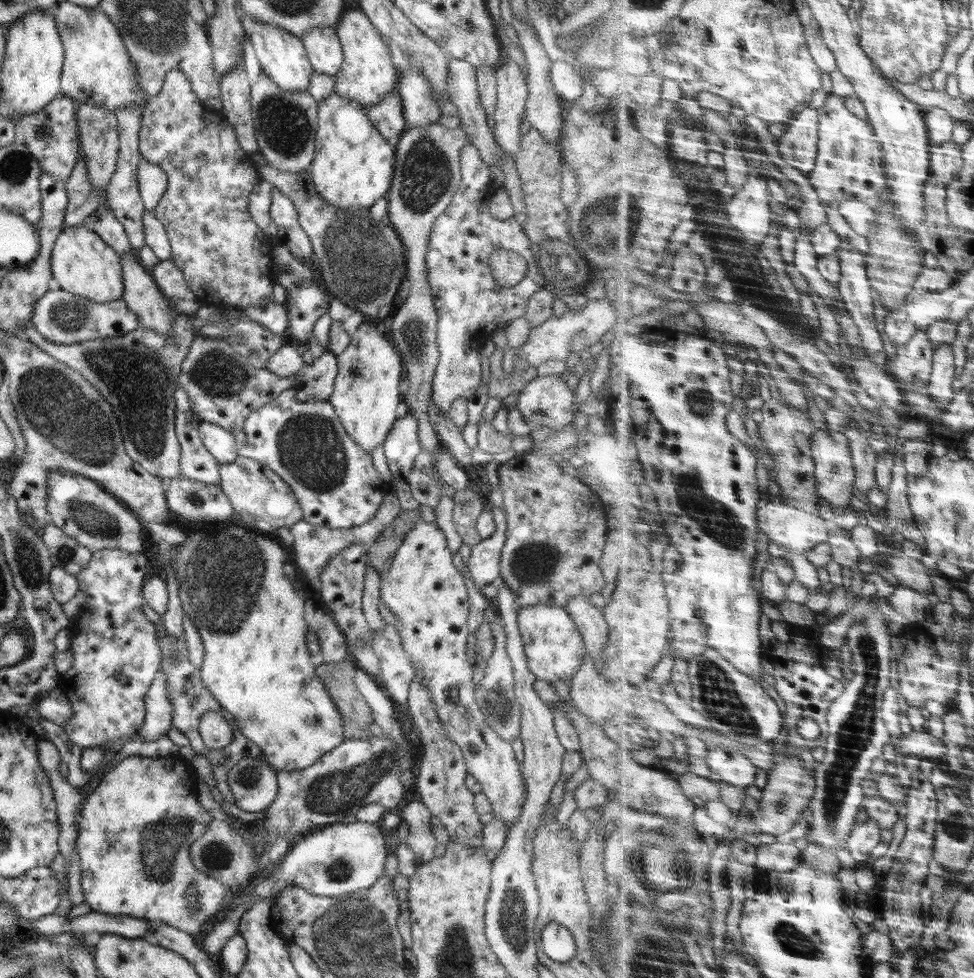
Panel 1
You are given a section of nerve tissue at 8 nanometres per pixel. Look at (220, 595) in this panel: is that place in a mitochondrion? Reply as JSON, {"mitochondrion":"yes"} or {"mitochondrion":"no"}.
{"mitochondrion":"yes"}

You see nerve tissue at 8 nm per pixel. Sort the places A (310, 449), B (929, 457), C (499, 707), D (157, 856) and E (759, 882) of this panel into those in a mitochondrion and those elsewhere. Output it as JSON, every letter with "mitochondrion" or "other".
{"A":"mitochondrion","B":"other","C":"mitochondrion","D":"mitochondrion","E":"other"}

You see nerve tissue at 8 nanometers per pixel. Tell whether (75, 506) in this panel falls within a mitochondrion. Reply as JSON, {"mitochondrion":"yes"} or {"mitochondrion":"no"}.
{"mitochondrion":"yes"}

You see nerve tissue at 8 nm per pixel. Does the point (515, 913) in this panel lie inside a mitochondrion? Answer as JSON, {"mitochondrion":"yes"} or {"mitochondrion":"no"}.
{"mitochondrion":"yes"}

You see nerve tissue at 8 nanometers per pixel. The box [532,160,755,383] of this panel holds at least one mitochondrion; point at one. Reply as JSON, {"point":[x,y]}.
{"point":[600,215]}

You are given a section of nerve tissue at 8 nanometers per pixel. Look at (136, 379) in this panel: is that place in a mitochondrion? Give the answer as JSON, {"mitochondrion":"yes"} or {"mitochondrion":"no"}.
{"mitochondrion":"yes"}

